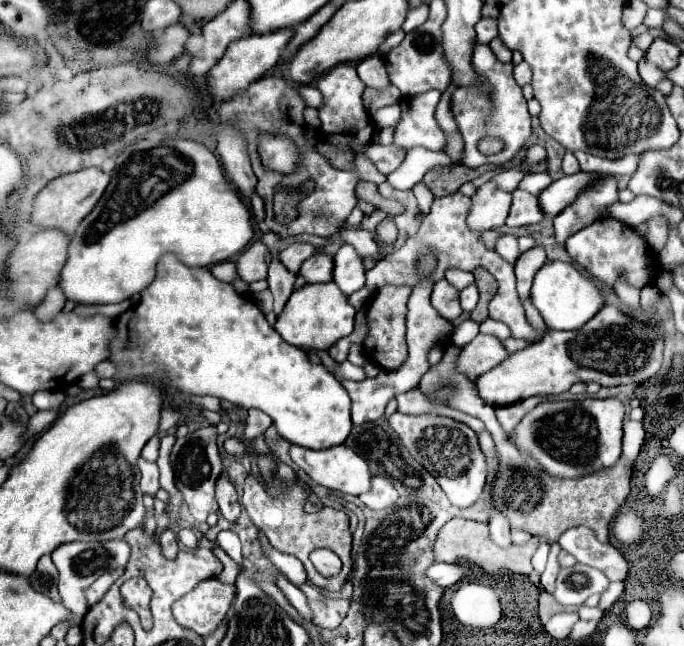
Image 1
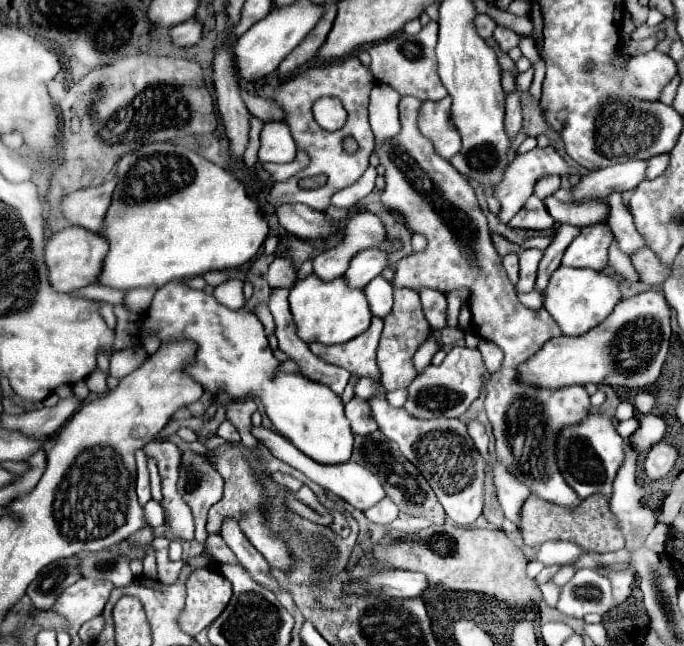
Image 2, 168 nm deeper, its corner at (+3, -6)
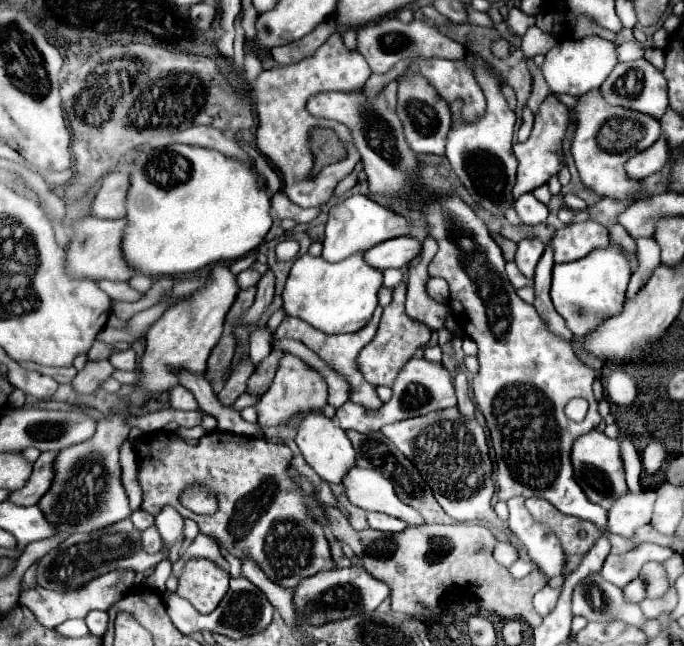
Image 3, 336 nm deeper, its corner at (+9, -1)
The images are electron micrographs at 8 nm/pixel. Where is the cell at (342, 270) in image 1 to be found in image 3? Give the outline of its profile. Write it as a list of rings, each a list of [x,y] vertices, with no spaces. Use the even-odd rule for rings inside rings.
[[[402,236],[402,238],[392,238],[392,240],[372,246],[370,250],[364,252],[364,258],[376,270],[402,268],[404,264],[414,260],[420,254],[420,250],[422,250],[422,246],[418,240],[414,240],[410,236]]]

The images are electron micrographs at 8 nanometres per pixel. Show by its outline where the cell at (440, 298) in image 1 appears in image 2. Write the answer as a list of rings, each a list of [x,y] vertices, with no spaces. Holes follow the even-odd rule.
[[[420,289],[420,301],[422,311],[432,329],[444,329],[446,327],[446,297],[440,291],[434,289]]]

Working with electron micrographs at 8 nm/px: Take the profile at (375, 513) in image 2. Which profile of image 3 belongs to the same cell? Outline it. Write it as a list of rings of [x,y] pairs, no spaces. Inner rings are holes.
[[[368,512],[368,524],[374,530],[380,532],[402,532],[406,528],[406,522],[400,518],[390,518],[388,514],[378,514],[378,512]]]

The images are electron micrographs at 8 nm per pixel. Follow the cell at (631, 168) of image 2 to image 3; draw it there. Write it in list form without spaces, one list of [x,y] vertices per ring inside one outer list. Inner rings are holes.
[[[662,136],[654,146],[650,146],[644,152],[638,152],[636,156],[632,156],[626,162],[626,174],[628,174],[628,178],[642,180],[642,178],[658,172],[666,164],[666,160],[668,160],[668,146]]]

